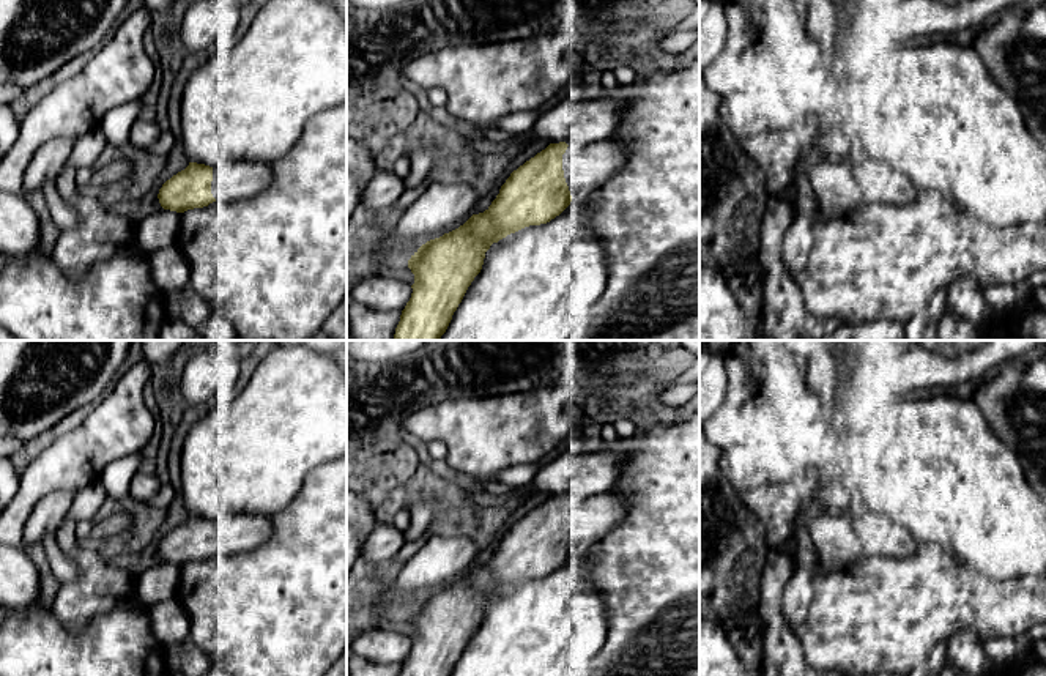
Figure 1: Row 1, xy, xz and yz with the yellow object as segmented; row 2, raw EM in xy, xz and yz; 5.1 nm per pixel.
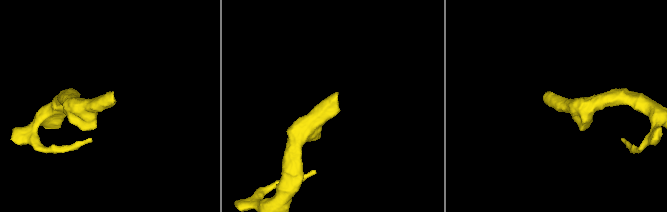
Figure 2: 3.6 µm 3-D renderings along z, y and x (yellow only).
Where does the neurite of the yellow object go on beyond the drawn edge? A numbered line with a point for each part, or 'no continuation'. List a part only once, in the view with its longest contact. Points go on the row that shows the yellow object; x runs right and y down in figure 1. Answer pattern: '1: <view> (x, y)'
1: xz (586, 169)

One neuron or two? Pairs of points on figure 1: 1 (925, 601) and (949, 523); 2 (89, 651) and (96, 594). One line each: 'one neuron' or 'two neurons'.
1: two neurons
2: two neurons

